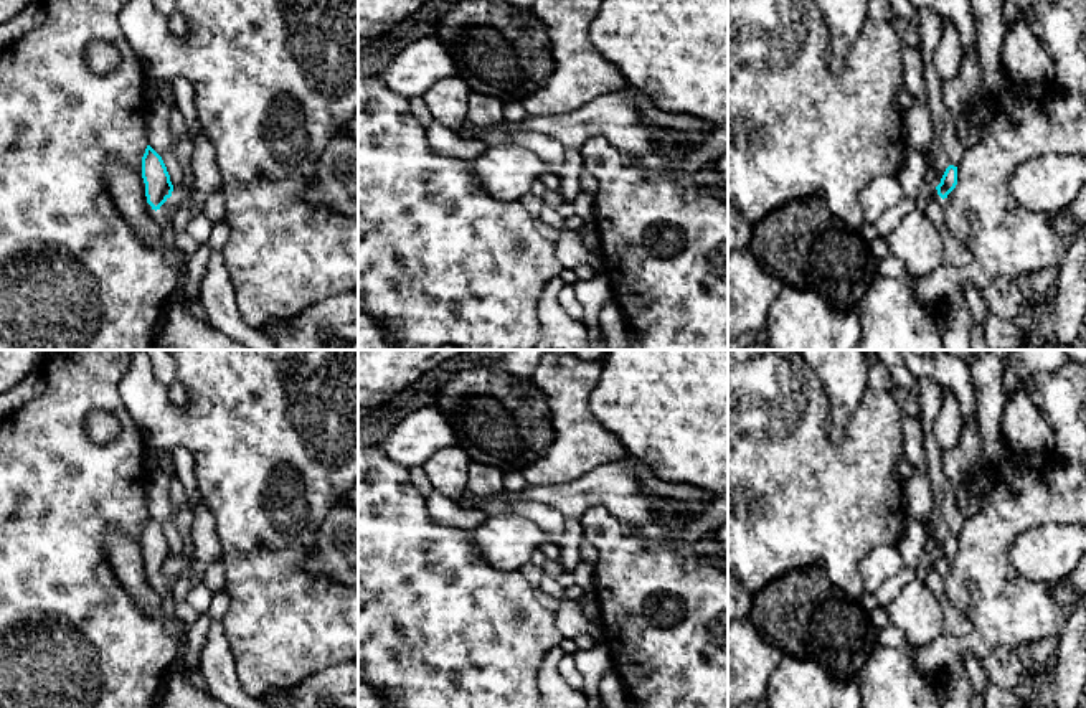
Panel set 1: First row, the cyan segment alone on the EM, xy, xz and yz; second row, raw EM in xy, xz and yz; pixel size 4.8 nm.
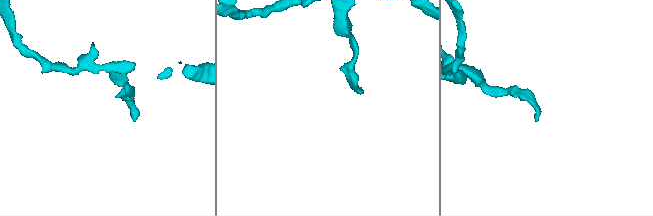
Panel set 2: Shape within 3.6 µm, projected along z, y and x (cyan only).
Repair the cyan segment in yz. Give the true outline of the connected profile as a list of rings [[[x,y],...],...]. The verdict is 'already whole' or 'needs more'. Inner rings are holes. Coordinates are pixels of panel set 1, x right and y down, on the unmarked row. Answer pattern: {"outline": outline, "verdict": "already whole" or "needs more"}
{"outline": [[[949,535],[941,548],[941,553],[936,556],[937,564],[944,569],[957,555],[957,536]]], "verdict": "already whole"}

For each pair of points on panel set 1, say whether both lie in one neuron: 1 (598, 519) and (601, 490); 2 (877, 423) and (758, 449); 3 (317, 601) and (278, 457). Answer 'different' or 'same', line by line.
1: different
2: same
3: same

